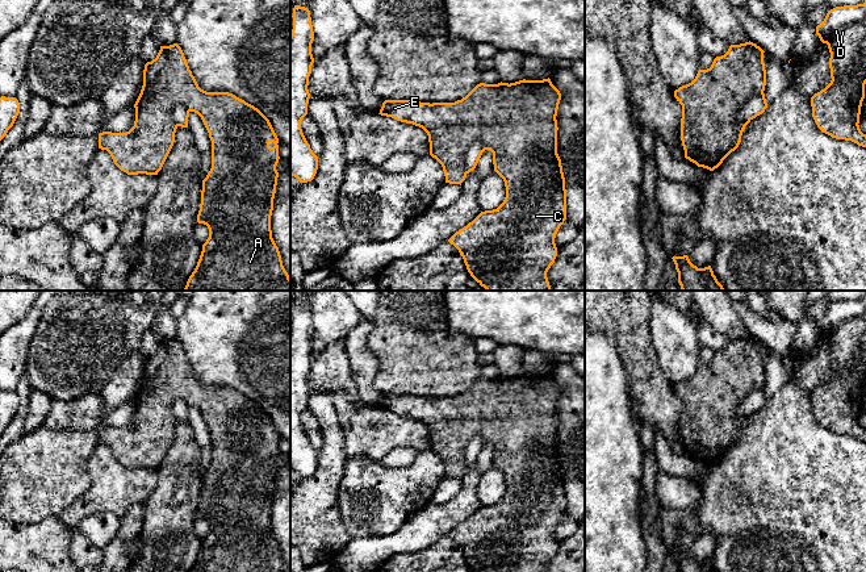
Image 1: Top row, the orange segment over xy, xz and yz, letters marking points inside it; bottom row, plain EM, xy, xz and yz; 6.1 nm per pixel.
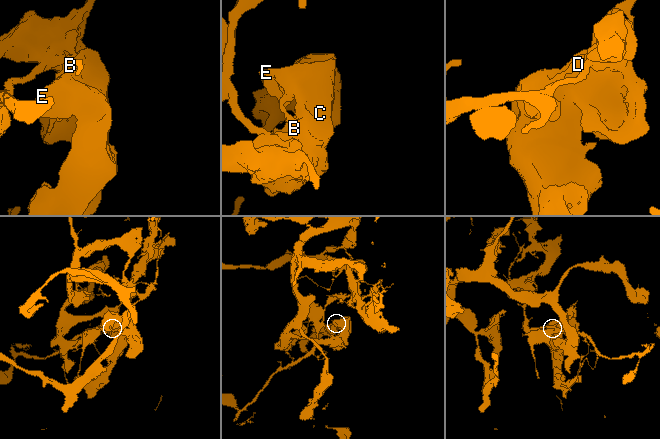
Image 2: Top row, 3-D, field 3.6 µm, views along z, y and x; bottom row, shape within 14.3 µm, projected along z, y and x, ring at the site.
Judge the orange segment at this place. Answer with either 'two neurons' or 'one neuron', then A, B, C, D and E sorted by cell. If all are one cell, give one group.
two neurons; groups A B C E / D

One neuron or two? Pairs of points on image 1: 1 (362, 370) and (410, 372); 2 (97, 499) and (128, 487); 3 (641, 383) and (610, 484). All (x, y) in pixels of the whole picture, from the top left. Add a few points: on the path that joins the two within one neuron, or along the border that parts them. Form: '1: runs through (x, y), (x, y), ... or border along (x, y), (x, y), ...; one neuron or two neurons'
1: border along (365, 342), (377, 360), (373, 385), (384, 395); two neurons
2: runs through (105, 495), (120, 495); one neuron
3: border along (627, 383), (631, 413), (635, 420); two neurons

